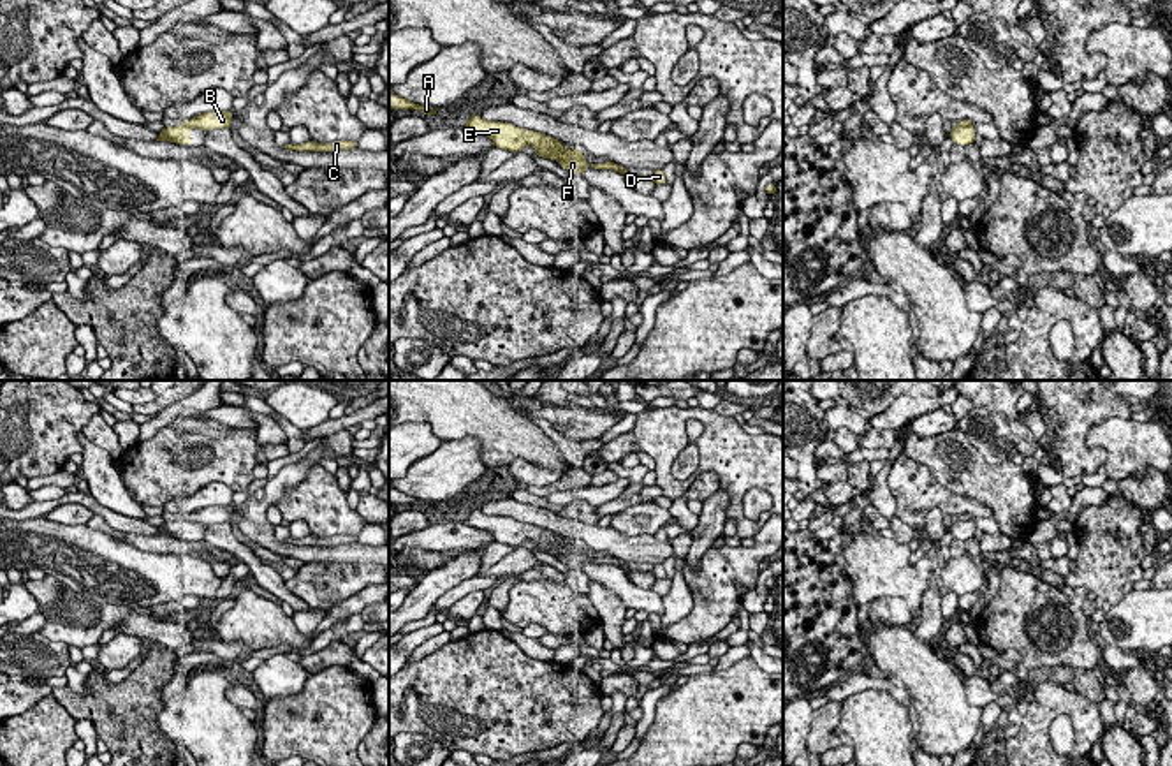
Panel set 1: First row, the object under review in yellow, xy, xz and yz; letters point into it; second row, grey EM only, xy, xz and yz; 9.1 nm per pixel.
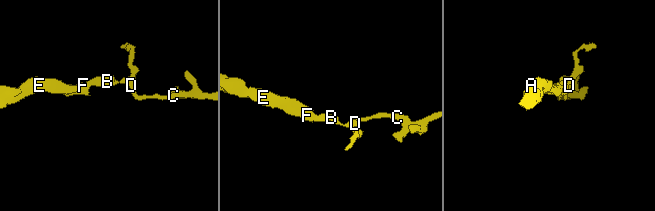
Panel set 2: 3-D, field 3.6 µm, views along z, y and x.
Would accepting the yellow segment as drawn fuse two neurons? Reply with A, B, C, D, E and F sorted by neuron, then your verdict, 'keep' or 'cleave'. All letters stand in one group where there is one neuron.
A E F / B C D | cleave

